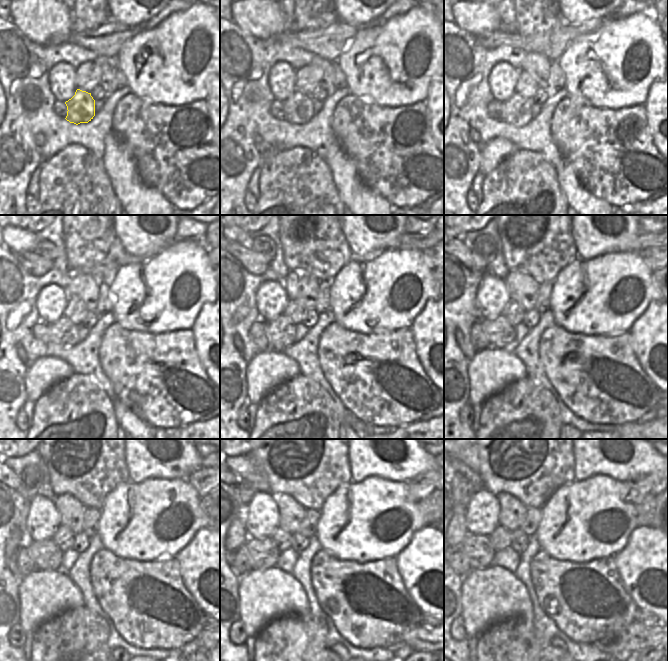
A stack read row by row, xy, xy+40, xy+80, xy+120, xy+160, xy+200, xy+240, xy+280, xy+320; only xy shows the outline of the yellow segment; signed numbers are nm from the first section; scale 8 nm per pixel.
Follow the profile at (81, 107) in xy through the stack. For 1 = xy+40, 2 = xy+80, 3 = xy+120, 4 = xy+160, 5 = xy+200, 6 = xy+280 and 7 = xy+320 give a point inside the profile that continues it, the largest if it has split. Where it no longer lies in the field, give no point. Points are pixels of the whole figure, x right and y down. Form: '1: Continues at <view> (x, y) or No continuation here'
1: Continues at xy+40 (298, 108)
2: Continues at xy+80 (517, 111)
3: Continues at xy+120 (62, 332)
4: Continues at xy+160 (280, 332)
5: Continues at xy+200 (500, 333)
6: Continues at xy+280 (263, 554)
7: Continues at xy+320 (477, 549)

